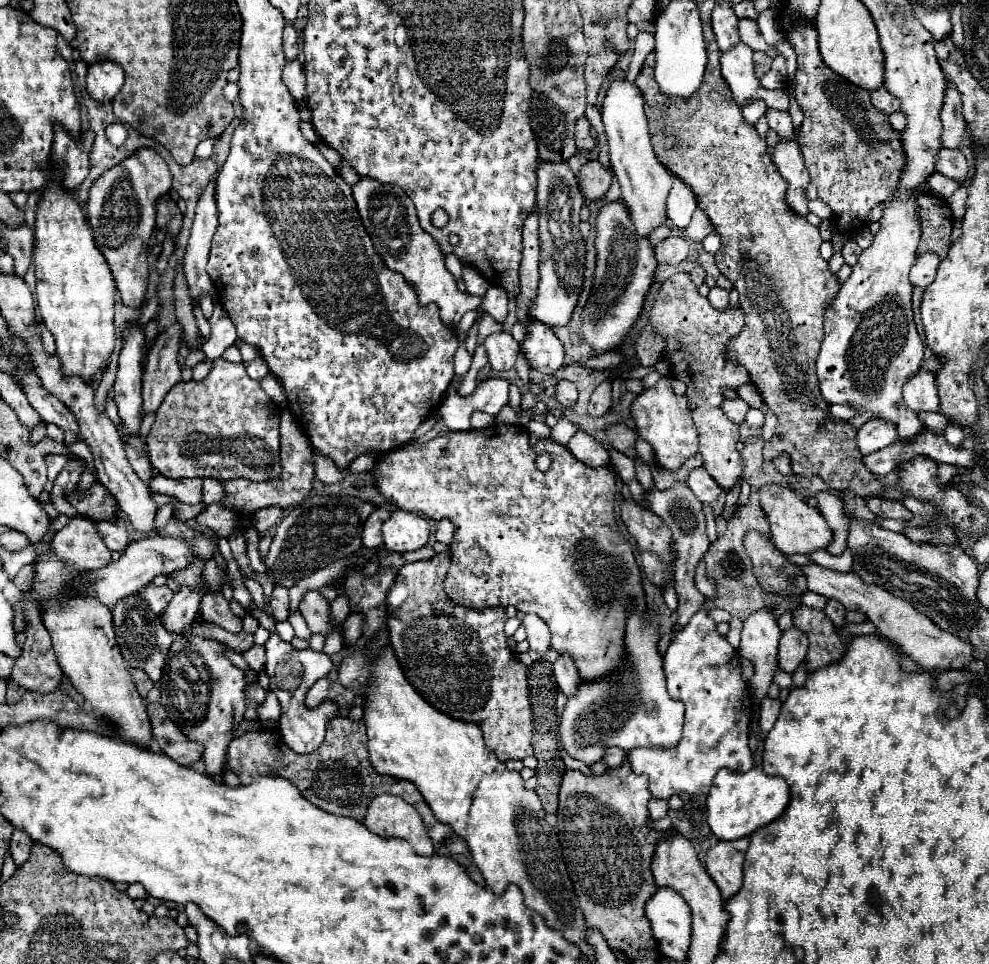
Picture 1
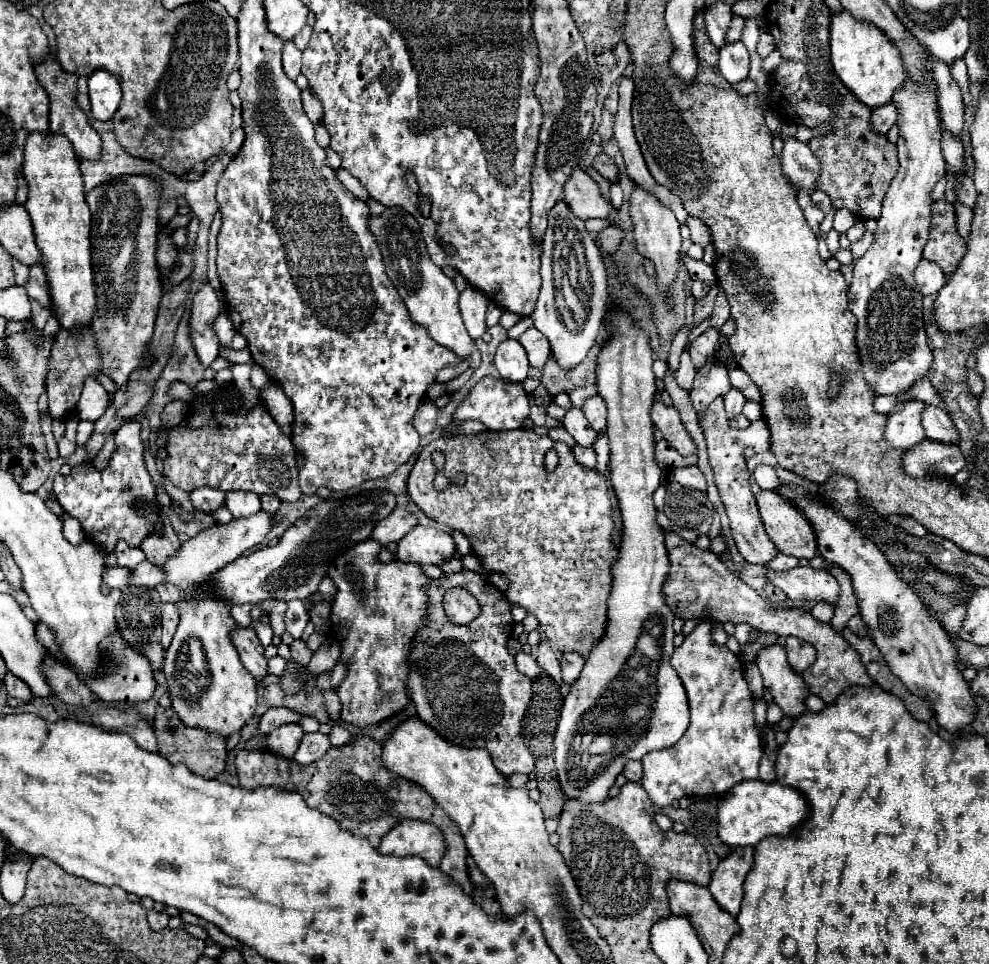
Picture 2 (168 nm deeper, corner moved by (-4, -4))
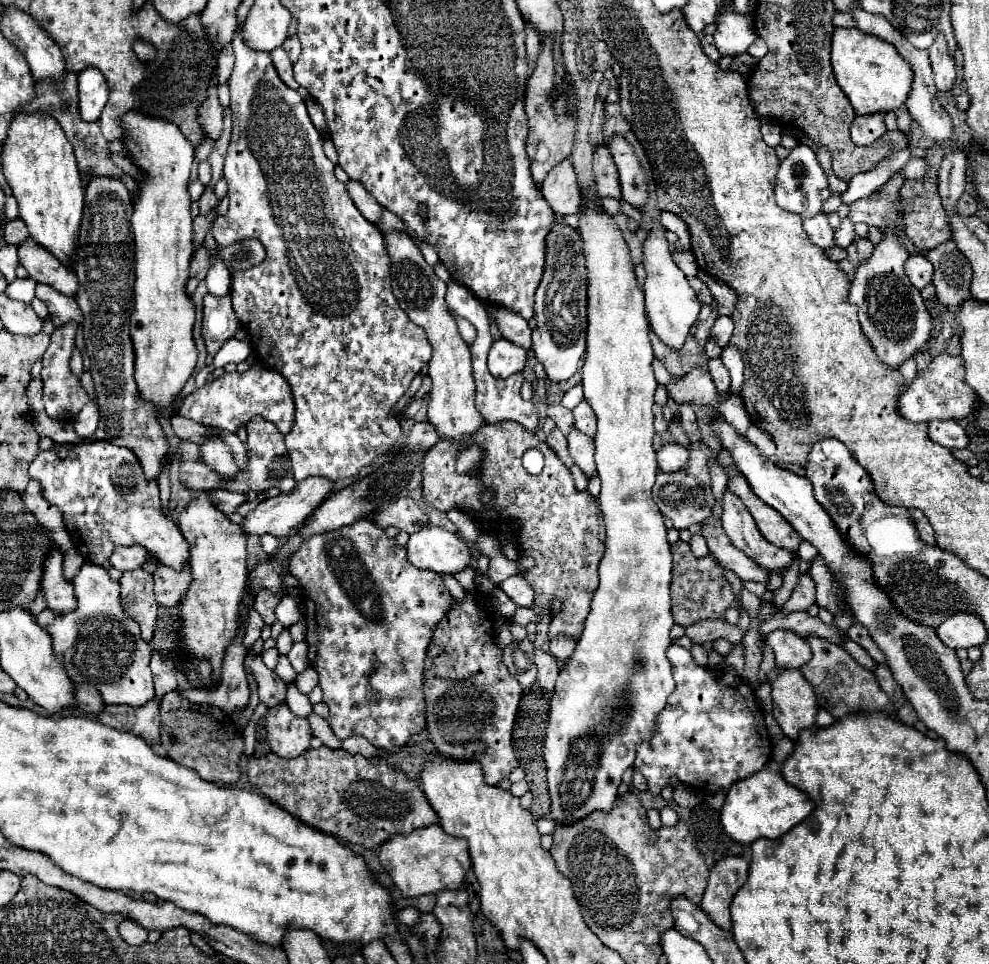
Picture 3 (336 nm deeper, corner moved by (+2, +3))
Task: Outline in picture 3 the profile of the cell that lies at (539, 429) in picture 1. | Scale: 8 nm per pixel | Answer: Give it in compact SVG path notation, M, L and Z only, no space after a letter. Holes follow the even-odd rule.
M555 428L552 433L547 435L547 445L559 455L559 459L561 459L567 467L573 465L573 459L571 459L571 455L569 455L567 439L560 430Z

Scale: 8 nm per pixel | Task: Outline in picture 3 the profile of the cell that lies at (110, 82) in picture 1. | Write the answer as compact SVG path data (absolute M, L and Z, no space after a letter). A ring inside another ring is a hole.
M87 67L79 73L79 111L83 121L97 121L109 97L107 81L101 71Z

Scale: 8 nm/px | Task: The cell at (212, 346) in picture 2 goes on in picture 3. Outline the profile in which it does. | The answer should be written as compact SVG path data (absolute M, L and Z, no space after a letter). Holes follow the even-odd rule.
M203 297L203 341L209 355L214 356L221 343L229 337L235 337L235 331L241 327L233 307L231 297Z

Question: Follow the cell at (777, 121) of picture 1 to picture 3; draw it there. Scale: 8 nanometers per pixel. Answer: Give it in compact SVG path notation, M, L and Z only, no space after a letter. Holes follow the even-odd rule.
M799 143L781 161L779 171L777 171L777 181L775 181L775 197L777 197L779 207L783 207L791 213L797 213L801 217L821 213L823 201L829 197L829 187L827 187L827 175L821 169L821 165L817 161L817 155L811 147Z

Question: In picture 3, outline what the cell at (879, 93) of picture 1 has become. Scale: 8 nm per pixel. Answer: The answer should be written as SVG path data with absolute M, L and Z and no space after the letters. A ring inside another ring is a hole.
M883 113L857 115L851 125L851 139L855 145L871 145L875 143L887 129L883 123Z

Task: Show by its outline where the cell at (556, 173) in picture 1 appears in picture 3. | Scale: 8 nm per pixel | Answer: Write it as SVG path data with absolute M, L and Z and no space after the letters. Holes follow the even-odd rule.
M555 219L547 233L545 269L535 293L535 319L533 351L551 381L559 383L569 379L585 355L587 337L587 267L583 257L581 233L567 225L563 219Z

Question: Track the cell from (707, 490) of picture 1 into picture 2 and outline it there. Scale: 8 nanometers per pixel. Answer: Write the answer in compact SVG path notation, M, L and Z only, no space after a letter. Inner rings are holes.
M683 466L675 470L675 482L679 482L681 486L687 488L695 488L695 490L707 490L707 482L705 476L701 474L701 470L697 466Z

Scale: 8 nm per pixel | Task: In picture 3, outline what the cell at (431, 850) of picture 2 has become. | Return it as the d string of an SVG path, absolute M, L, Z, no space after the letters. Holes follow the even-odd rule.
M427 825L415 829L407 835L391 835L379 851L379 861L385 871L393 877L397 889L405 897L421 897L439 889L459 887L463 883L467 869L471 867L471 859L467 855L465 839L457 839L447 835L441 825Z

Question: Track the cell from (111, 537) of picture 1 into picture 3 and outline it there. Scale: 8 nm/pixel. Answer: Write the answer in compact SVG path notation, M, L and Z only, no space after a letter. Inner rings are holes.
M139 545L115 547L109 563L119 571L131 571L131 569L139 569L147 561L147 557L149 557L147 551Z

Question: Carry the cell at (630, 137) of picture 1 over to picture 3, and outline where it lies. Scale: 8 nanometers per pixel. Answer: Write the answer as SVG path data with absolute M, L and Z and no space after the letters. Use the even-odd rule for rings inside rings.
M659 219L651 221L651 229L647 231L647 237L643 241L643 265L647 271L643 291L645 291L645 311L649 323L665 345L669 345L671 349L681 349L689 333L689 327L697 321L701 303L697 301L695 291L689 287L685 273L673 261L667 241L667 229L661 225Z

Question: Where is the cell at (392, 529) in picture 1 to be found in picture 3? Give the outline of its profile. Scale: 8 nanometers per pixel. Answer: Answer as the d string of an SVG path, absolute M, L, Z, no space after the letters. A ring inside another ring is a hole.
M431 525L409 535L407 557L419 569L451 575L473 561L467 543L459 535Z

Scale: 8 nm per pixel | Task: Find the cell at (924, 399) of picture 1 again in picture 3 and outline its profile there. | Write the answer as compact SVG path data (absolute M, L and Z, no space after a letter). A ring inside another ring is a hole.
M933 419L927 425L929 437L947 449L963 449L969 443L965 429L953 419Z

